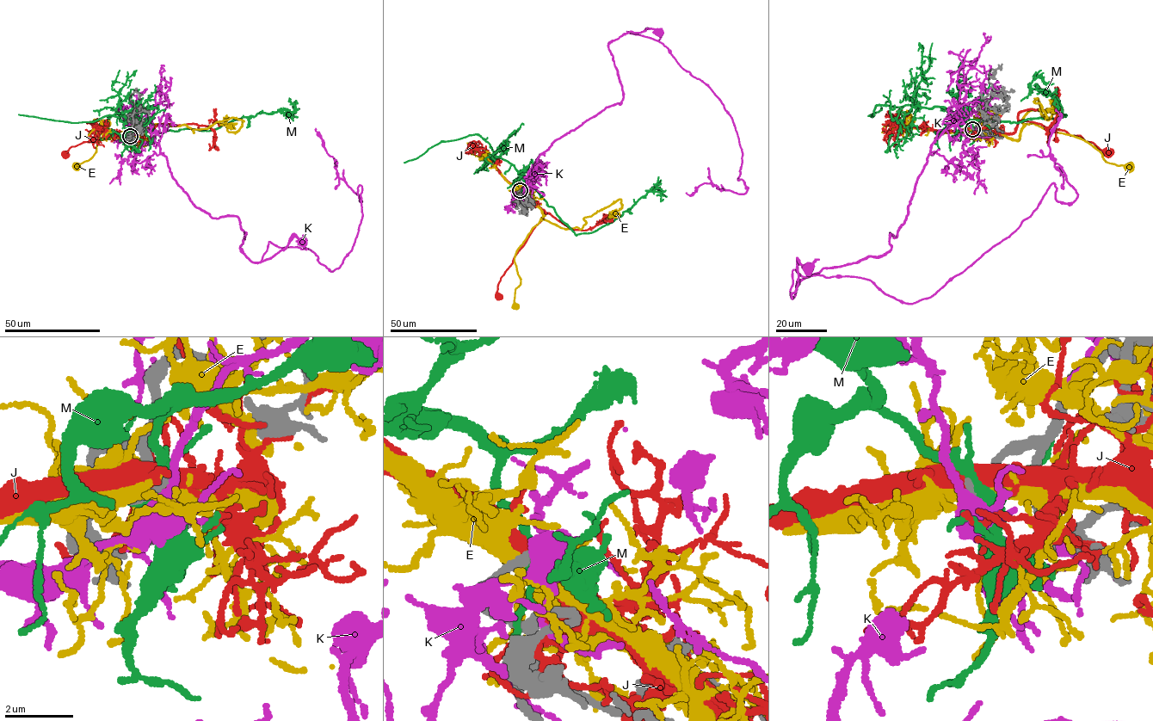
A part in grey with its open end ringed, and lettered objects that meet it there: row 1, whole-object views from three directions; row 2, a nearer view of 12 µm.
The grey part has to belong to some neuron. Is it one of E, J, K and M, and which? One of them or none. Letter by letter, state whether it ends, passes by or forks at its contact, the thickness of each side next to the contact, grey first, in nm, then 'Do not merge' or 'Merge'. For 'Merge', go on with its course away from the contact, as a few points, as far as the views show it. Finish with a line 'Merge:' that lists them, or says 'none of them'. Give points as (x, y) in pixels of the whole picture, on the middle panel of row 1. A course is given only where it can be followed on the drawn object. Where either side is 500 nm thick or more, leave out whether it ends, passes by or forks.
E: It forks there. Thickness 360 nm (grey) against 380 nm. Do not merge
J: Thickness 320 nm (grey) against 500 nm. Do not merge
K: It forks there. Thickness 340 nm (grey) against 420 nm. Do not merge
M: It forks there. Thickness 340 nm (grey) against 320 nm. Do not merge
Merge: none of them

